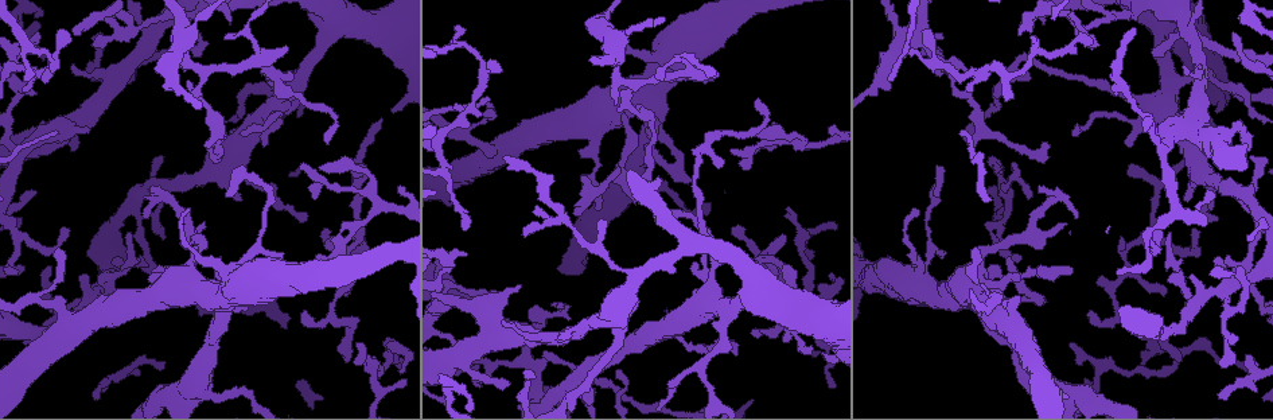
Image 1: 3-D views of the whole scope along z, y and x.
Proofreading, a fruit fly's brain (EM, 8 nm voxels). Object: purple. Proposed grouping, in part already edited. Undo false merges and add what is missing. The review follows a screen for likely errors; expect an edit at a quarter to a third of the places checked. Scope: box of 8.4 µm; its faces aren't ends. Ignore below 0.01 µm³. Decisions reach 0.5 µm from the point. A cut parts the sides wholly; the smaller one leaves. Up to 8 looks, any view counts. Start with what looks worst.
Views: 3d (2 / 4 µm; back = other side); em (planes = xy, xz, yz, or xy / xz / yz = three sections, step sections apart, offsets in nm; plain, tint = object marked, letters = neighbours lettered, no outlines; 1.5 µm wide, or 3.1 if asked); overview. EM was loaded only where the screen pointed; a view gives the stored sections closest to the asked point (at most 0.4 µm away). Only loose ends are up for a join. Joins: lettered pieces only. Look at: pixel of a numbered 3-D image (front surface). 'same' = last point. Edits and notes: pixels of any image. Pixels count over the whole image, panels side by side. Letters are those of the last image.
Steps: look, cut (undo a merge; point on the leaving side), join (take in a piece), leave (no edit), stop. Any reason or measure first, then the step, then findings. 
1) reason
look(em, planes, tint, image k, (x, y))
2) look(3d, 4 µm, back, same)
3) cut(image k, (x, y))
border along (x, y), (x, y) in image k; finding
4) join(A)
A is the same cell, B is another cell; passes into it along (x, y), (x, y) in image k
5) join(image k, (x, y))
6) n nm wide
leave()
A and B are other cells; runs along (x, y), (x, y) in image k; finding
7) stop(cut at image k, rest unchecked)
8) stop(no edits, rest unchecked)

free end
look(3d, 2 µm, image 1, (1170, 232))

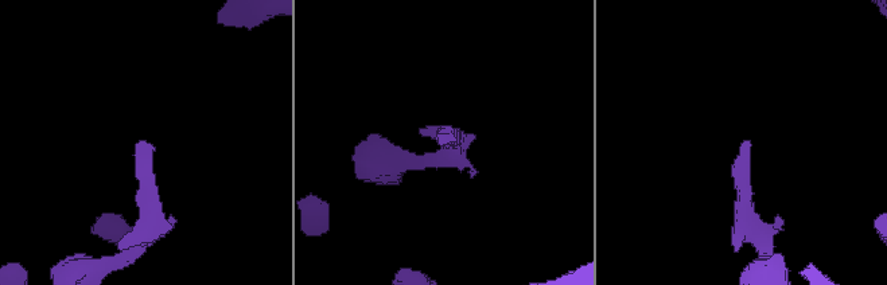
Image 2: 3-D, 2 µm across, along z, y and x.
need the tissue
look(em, xy, step 4, letters, image 2, (747, 140))

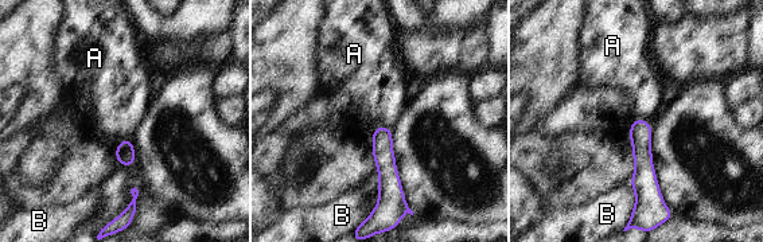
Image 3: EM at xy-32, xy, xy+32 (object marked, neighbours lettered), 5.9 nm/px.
cut it another way
look(em, planes, letters, same)

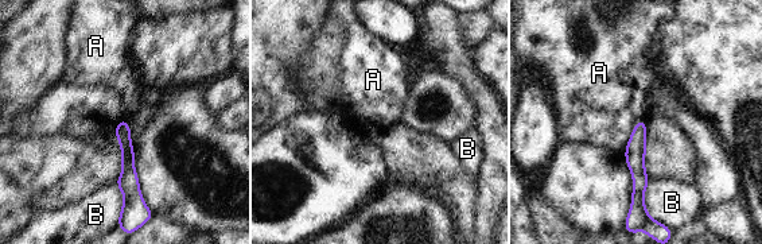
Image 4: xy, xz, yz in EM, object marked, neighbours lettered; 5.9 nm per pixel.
leave()
A and B are other cells; border along (642, 117), (634, 126), (624, 153) in image 4; none of them fits

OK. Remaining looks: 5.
free end
look(em, yz, step 4, tint, image 1, (73, 31))

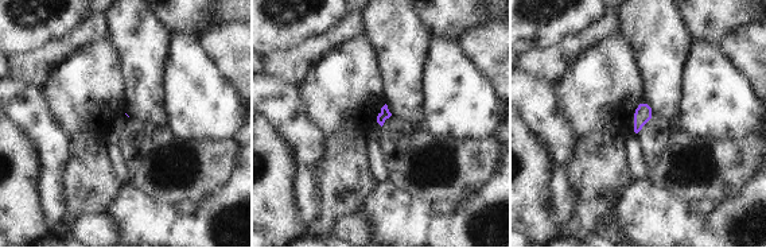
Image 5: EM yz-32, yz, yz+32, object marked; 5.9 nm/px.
cut it another way
look(em, planes, letters, same)

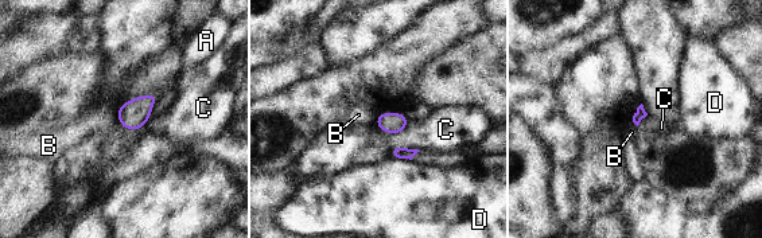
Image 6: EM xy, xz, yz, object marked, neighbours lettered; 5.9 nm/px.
leave()
A, B, C and D are other cells; border along (116, 112), (119, 120) in image 6; none of them fits

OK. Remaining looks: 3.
an open end
look(em, xy, step 8, letters, image 1, (718, 77))

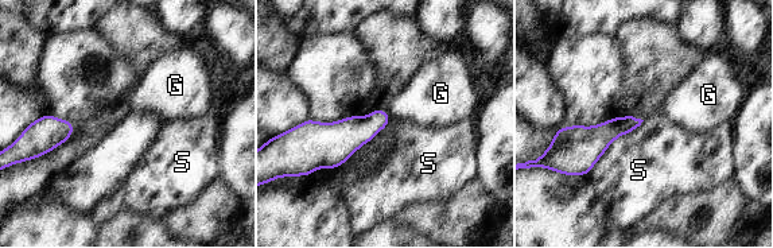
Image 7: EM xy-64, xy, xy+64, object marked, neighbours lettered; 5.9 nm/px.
look(em, planes, letters, same)

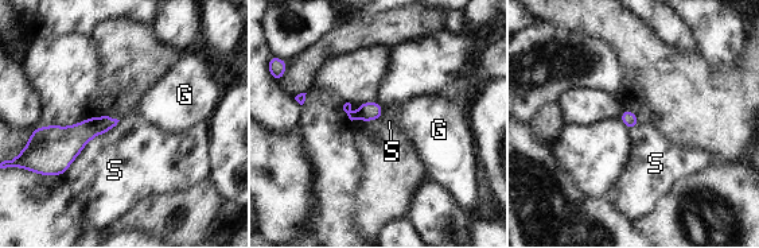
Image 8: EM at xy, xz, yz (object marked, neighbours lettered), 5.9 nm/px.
leave()
G and S are other cells; border along (120, 120), (97, 134), (65, 171) in image 8; no lettered piece goes on from it

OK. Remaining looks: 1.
stop(no edits, rest unchecked)

